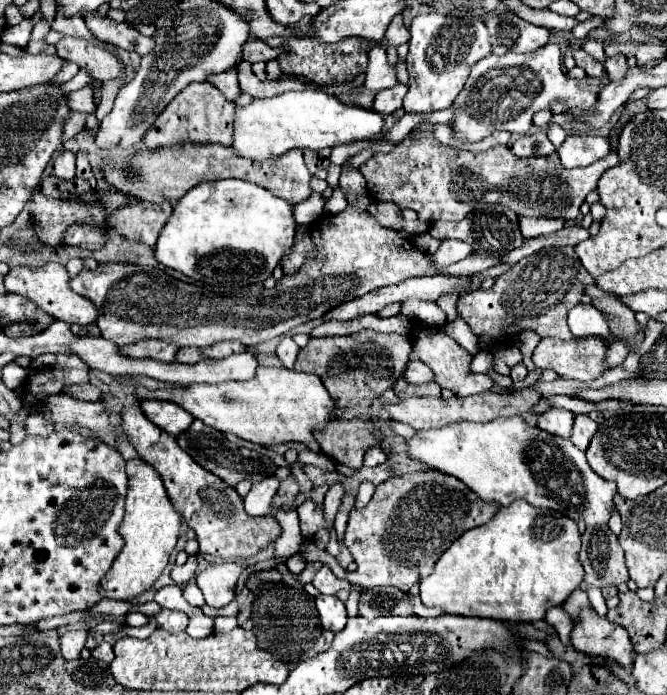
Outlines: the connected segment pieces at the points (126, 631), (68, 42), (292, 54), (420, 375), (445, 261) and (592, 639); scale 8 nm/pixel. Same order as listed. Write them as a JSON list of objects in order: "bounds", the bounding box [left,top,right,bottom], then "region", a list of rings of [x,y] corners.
[{"bounds":[114,618,157,639],"region":[[[150,618],[148,624],[142,627],[126,627],[114,633],[121,636],[132,636],[139,639],[146,639],[152,634],[152,632],[154,632],[155,628],[157,628],[157,626],[155,622]]]},{"bounds":[56,38,122,82],"region":[[[62,38],[56,44],[56,54],[62,60],[70,60],[76,62],[80,66],[80,70],[86,70],[96,82],[106,82],[106,80],[114,80],[120,76],[122,68],[120,62],[114,54],[88,44],[82,38]]]},{"bounds":[276,38,368,84],"region":[[[286,38],[282,46],[288,48],[286,54],[280,54],[276,60],[280,64],[282,74],[286,76],[302,76],[306,80],[314,80],[318,84],[332,84],[332,82],[352,82],[354,76],[368,66],[368,42],[362,38],[346,38],[338,44],[324,46],[316,40],[304,38]]]},{"bounds":[404,360,434,384],"region":[[[410,360],[408,368],[404,372],[404,378],[410,384],[424,384],[424,382],[432,382],[434,380],[434,372],[420,360]]]},{"bounds":[430,240,470,268],"region":[[[442,240],[440,248],[430,258],[434,258],[434,266],[446,268],[446,266],[466,258],[468,254],[470,254],[470,246],[466,242],[460,242],[460,240]]]},{"bounds":[572,610,634,666],"region":[[[582,610],[572,630],[572,646],[586,656],[600,656],[614,660],[620,666],[632,664],[634,646],[622,626],[612,624],[608,618],[598,616],[594,610]]]}]

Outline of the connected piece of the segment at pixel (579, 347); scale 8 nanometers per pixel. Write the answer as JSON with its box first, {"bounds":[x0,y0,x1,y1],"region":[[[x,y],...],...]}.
{"bounds":[532,338,606,382],"region":[[[542,338],[532,354],[532,360],[540,370],[552,368],[560,376],[588,382],[606,370],[602,364],[604,356],[606,344],[600,338],[584,338],[574,342]]]}

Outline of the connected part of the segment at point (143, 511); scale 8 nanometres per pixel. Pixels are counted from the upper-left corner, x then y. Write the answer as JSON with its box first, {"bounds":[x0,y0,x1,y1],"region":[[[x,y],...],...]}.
{"bounds":[100,460,182,600],"region":[[[130,460],[126,462],[126,470],[128,470],[128,498],[126,514],[120,526],[124,548],[120,550],[112,568],[100,582],[102,596],[112,600],[130,600],[152,588],[152,584],[158,580],[158,576],[168,564],[182,524],[182,516],[168,502],[162,478],[152,466],[148,466],[144,460]]]}

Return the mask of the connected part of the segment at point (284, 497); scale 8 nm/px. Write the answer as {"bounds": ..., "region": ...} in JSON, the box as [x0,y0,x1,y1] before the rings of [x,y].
{"bounds":[272,476,298,510],"region":[[[288,476],[286,480],[280,482],[280,488],[272,500],[274,510],[280,510],[282,506],[290,506],[296,496],[298,496],[298,482],[294,476]]]}

